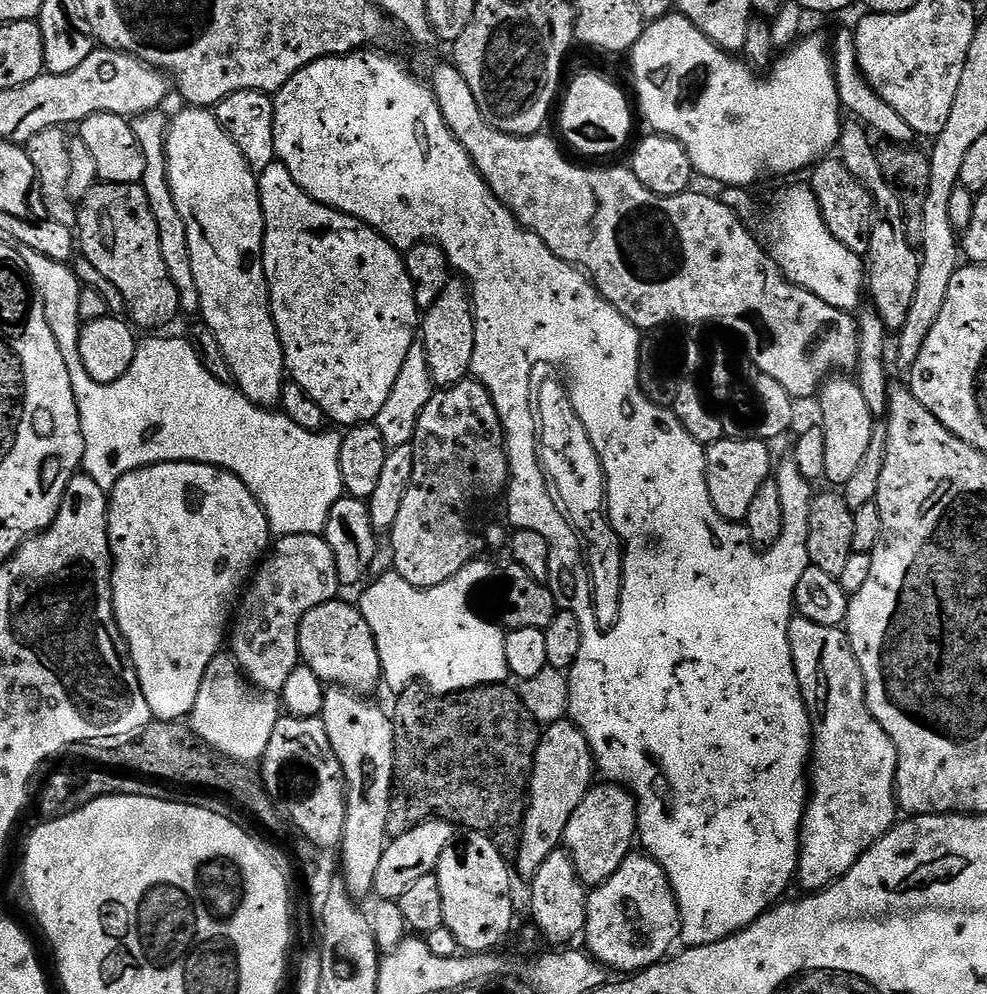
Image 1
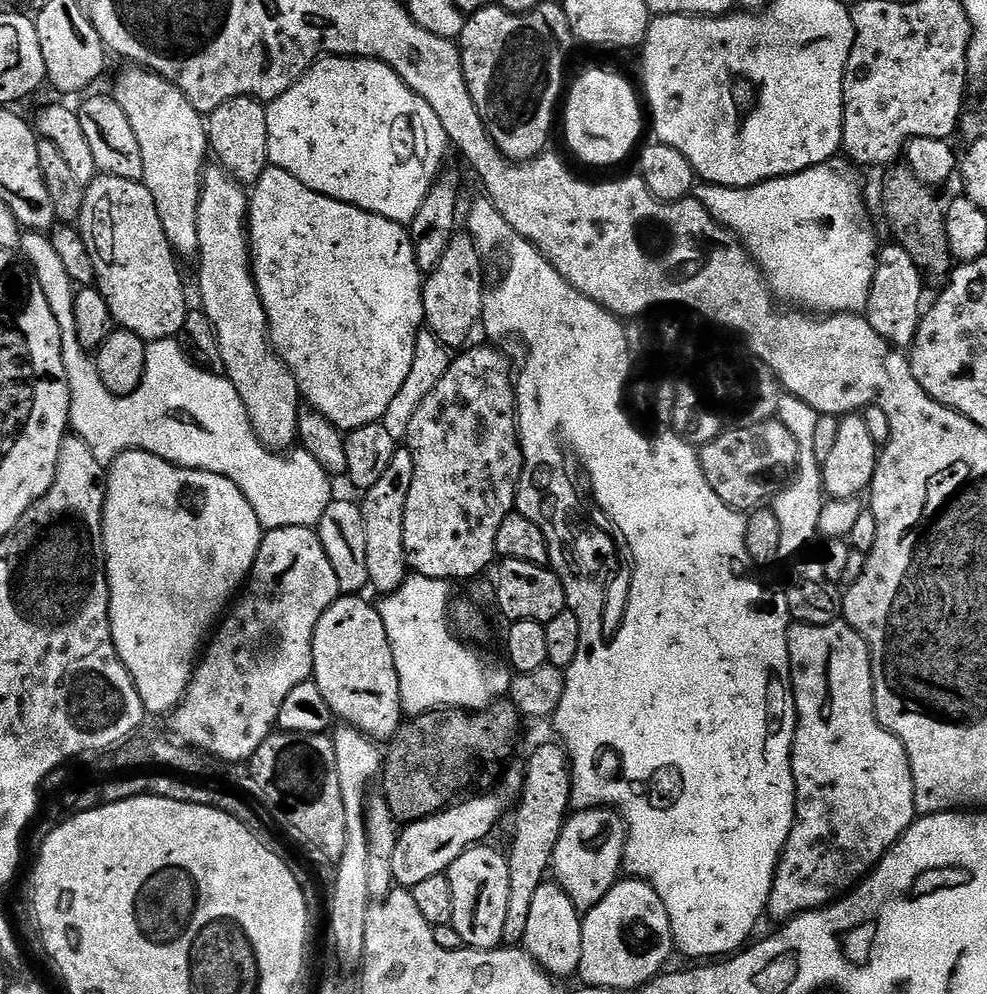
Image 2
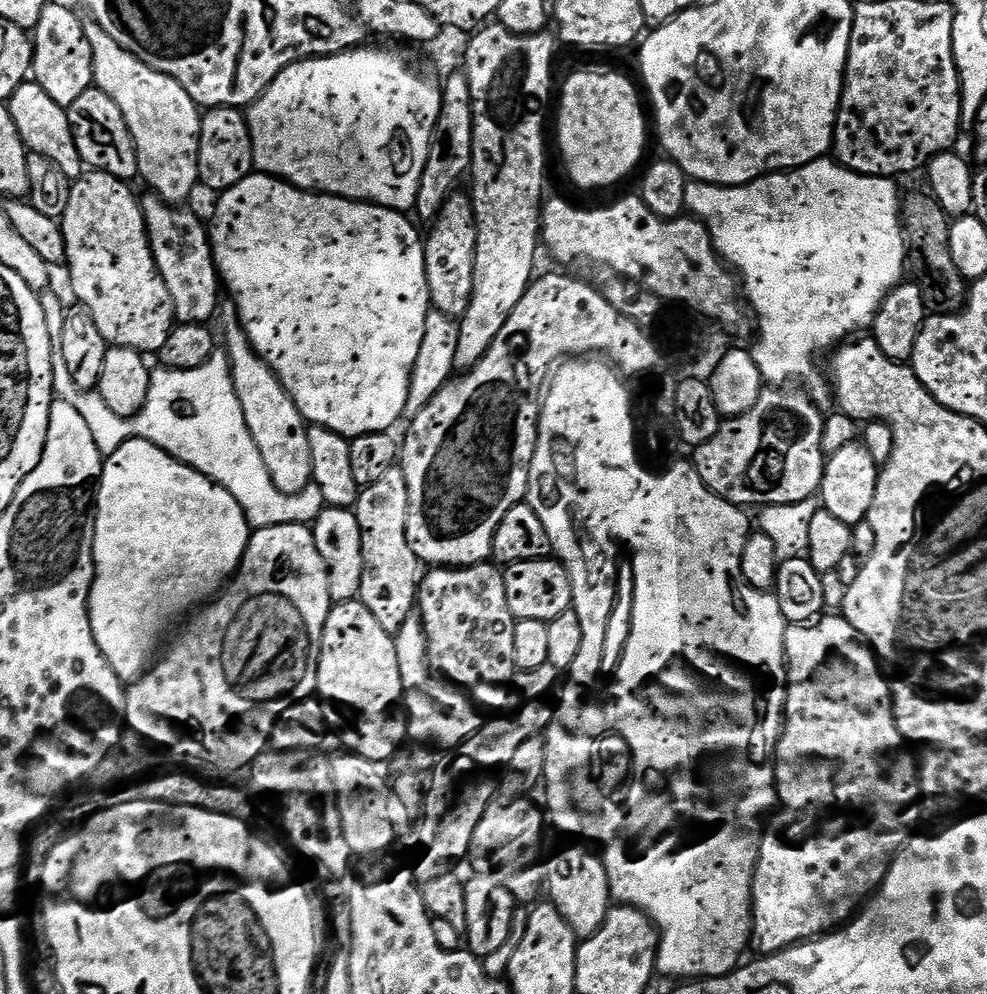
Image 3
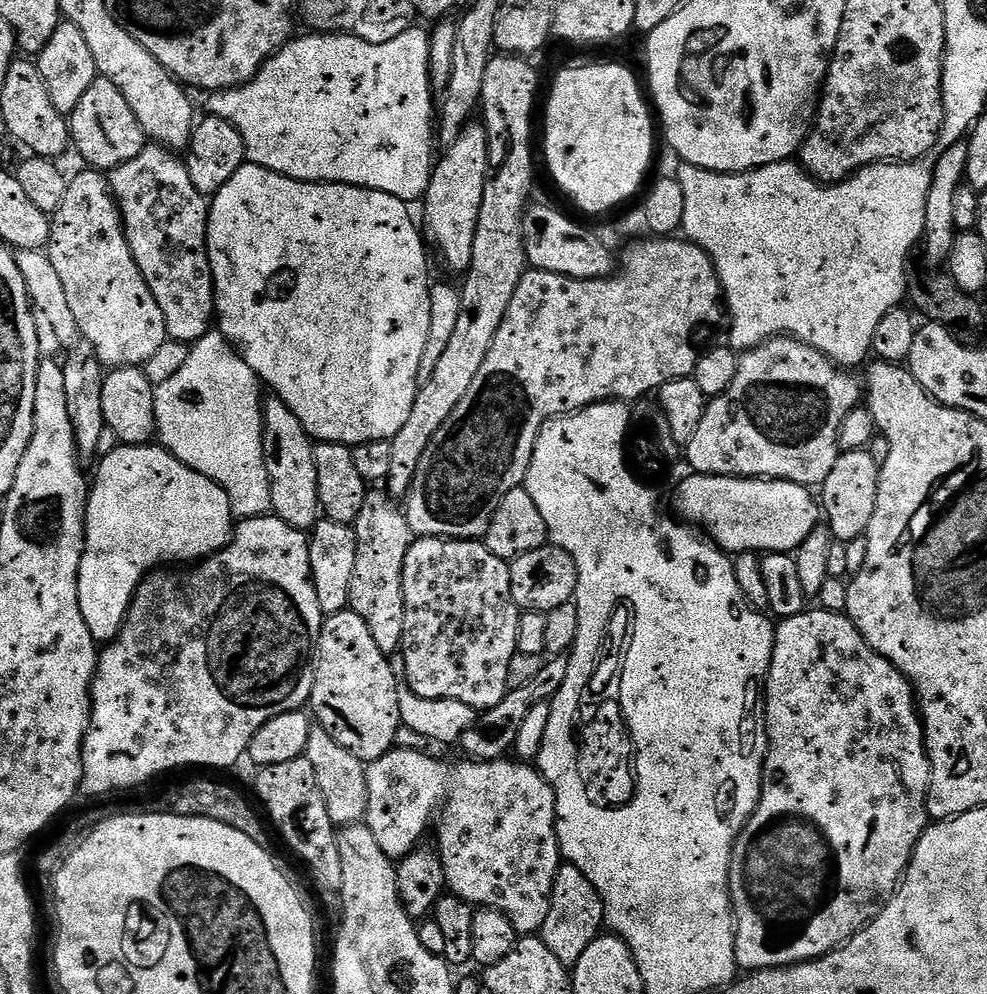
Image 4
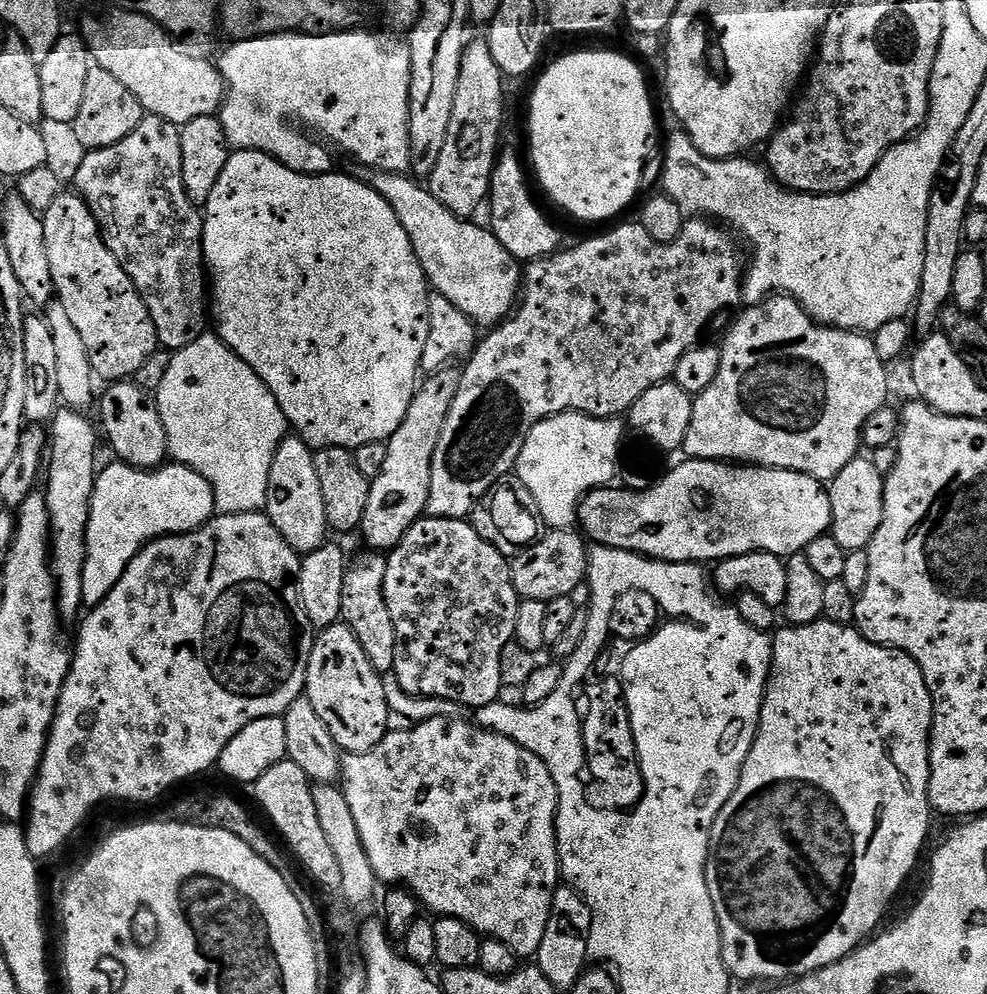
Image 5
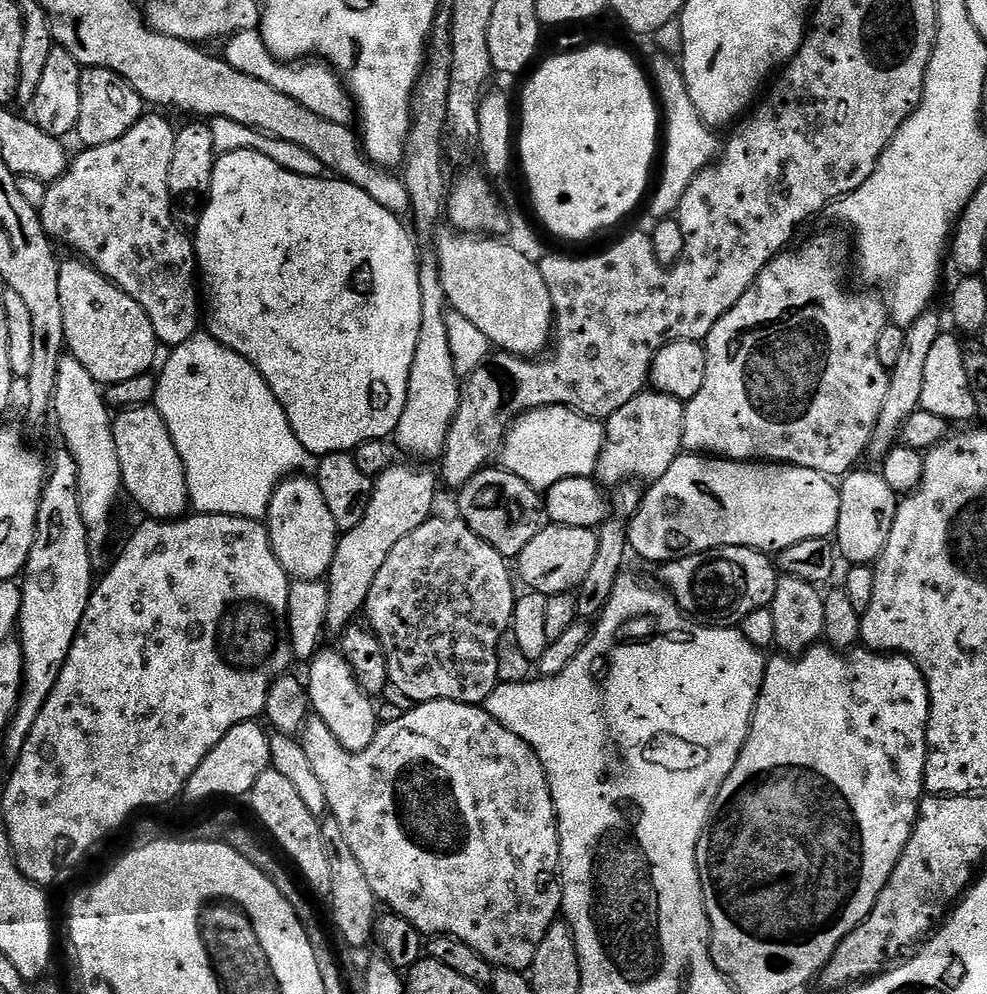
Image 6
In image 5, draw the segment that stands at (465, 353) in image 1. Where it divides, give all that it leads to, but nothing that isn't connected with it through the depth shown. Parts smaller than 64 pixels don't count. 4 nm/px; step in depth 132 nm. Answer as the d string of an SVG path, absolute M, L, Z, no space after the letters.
M469 39L468 46L462 54L462 70L458 74L458 87L454 93L454 110L450 114L450 130L446 130L446 143L442 145L442 155L438 158L438 166L426 178L429 192L456 216L475 217L475 212L482 208L492 190L492 172L496 169L498 153L501 151L500 131L504 128L504 71L494 62L494 54L490 54L487 39Z

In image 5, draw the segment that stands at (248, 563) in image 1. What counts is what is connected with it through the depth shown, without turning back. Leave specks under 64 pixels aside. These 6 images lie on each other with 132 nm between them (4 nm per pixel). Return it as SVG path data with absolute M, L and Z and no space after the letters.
M123 462L101 467L92 491L92 509L86 530L86 566L82 570L82 598L85 605L100 604L118 578L130 566L145 544L160 536L193 532L217 515L214 490L202 474L175 462L149 470Z

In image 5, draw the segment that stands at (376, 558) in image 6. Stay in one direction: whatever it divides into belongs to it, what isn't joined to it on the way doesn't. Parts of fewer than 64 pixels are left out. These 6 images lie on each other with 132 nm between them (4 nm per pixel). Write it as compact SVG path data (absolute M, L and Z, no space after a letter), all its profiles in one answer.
M448 366L443 370L429 375L428 380L419 385L416 389L416 396L410 402L410 410L406 410L406 418L402 418L402 426L398 426L398 430L394 430L394 434L386 442L388 449L386 450L386 463L382 465L382 474L378 474L378 478L374 478L370 481L370 498L366 498L366 514L362 514L362 522L360 523L358 532L359 535L364 535L364 540L369 544L369 549L372 550L391 550L395 548L396 543L400 541L404 535L410 530L410 526L414 526L416 521L421 519L427 513L428 499L430 498L430 470L432 469L432 463L434 462L434 450L438 446L438 438L442 434L442 426L446 426L446 418L450 414L450 406L454 402L454 398L458 398L458 386L460 385L460 372L455 367Z

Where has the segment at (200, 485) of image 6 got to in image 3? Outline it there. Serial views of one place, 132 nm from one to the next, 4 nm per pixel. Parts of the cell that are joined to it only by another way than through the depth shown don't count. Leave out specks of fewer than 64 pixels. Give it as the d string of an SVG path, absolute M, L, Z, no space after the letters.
M227 351L213 352L205 364L194 370L174 370L163 366L157 369L152 372L146 406L136 416L123 421L129 437L154 442L154 446L158 446L175 460L189 464L203 476L209 476L215 484L221 484L227 492L234 494L238 506L242 506L248 519L249 529L255 530L283 524L311 525L319 518L326 507L320 492L309 490L298 494L284 494L274 486L270 478L270 470L266 470L266 462L262 462L262 454L258 454L258 446L254 446L254 438L250 438L246 418L242 418L242 406L234 390L234 378Z

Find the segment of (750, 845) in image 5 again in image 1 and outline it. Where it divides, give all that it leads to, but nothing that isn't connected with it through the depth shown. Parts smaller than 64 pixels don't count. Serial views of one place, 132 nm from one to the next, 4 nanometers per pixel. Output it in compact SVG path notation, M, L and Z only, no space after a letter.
M793 615L788 631L790 638L790 650L792 651L792 661L796 667L796 677L800 683L800 693L804 699L804 704L808 708L808 717L812 719L812 754L810 757L810 795L808 797L808 809L804 811L804 821L800 827L800 861L796 867L795 883L804 887L805 893L820 892L823 888L829 888L835 880L841 880L858 862L858 858L873 844L878 843L890 829L895 828L898 823L898 805L896 803L896 751L894 742L882 730L882 726L870 714L868 709L868 695L864 689L864 679L862 670L858 666L856 656L852 648L848 645L848 638L843 627L831 628L830 626L818 626L818 622L810 622L804 616Z

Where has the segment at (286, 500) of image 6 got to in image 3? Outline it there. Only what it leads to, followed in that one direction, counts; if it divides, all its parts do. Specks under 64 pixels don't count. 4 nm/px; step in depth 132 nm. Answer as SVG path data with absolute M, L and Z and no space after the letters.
M225 303L222 316L223 312L224 340L228 343L226 351L232 367L234 390L242 406L242 418L246 418L246 426L250 430L250 438L254 438L254 446L258 446L258 454L262 454L262 462L266 462L266 470L270 470L270 478L279 492L298 494L309 491L312 484L309 425L298 406L294 406L290 394L286 394L282 382L254 350L237 319L236 305Z

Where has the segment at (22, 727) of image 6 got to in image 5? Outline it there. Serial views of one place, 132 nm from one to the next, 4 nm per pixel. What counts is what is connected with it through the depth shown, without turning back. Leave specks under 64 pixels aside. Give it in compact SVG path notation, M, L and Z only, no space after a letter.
M61 406L56 409L50 421L50 449L46 454L46 499L50 563L52 576L56 579L56 610L61 621L75 621L81 615L80 608L85 607L82 598L82 570L86 566L86 530L92 509L92 491L98 475L98 428L95 423L92 425L88 418L85 413L74 408Z

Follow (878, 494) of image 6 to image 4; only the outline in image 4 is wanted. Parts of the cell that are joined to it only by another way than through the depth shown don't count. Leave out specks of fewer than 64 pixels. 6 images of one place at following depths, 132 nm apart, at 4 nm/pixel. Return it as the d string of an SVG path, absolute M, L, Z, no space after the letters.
M868 451L841 452L834 462L834 470L830 470L822 485L822 512L827 527L837 541L856 540L867 533L870 518L874 518L879 481L880 466L874 464L874 458L870 458Z

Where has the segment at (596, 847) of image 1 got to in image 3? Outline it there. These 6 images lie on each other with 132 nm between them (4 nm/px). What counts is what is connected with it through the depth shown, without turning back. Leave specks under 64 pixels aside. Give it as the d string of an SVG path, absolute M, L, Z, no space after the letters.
M591 847L564 848L549 864L546 864L547 899L566 918L570 930L577 938L594 935L608 916L610 901L610 882L606 878L606 866Z

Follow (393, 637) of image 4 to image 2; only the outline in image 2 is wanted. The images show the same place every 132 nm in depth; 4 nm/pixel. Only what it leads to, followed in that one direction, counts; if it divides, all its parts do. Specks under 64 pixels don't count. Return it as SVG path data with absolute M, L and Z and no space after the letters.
M406 446L397 447L394 458L390 458L390 466L386 466L382 478L374 482L363 493L364 500L359 501L362 514L362 526L366 526L366 574L371 591L387 594L402 586L410 569L406 550L404 549L404 523L406 522L406 498L410 494L410 486L414 486L414 458L412 451Z

